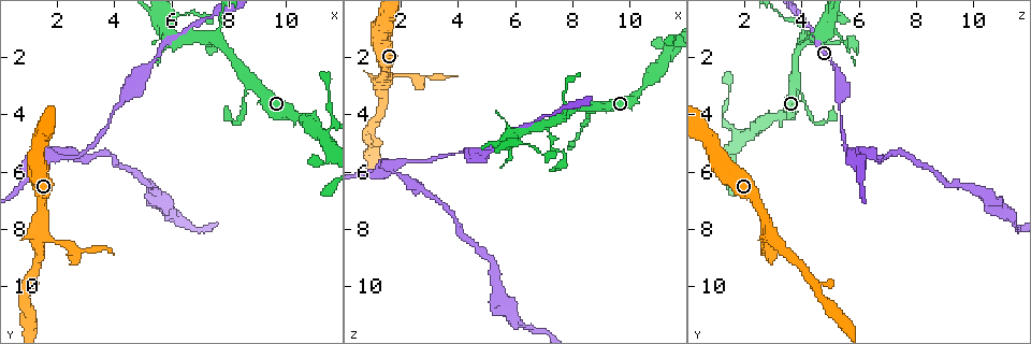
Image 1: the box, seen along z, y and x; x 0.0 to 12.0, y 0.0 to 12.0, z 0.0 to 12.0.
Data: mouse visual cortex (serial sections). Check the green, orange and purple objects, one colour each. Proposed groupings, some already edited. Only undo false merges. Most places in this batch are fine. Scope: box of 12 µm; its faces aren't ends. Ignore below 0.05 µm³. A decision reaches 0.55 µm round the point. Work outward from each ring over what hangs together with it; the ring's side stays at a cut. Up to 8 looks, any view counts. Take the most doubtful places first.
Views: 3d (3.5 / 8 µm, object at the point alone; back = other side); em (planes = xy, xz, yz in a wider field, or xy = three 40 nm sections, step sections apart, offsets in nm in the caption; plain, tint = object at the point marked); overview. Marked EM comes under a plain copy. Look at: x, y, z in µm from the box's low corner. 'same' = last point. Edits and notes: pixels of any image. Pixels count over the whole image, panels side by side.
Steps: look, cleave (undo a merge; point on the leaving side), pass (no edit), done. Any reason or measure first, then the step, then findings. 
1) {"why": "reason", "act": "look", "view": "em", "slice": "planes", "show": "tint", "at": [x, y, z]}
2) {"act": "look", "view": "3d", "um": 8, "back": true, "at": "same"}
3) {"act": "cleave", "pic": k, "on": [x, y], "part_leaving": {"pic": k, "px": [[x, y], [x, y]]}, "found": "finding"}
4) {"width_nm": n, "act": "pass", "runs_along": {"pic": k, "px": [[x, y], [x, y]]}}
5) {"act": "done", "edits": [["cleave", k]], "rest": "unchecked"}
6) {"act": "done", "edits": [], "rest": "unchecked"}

{"why": "branch point", "act": "look", "view": "3d", "um": 8, "at": [8.8, 2.9, 3.7]}

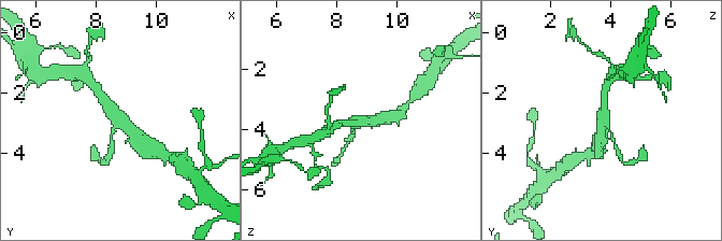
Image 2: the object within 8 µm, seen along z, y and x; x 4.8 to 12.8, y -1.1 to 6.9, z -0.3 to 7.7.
{"act": "look", "view": "3d", "um": 3.5, "at": [8.9, 3.0, 3.7]}

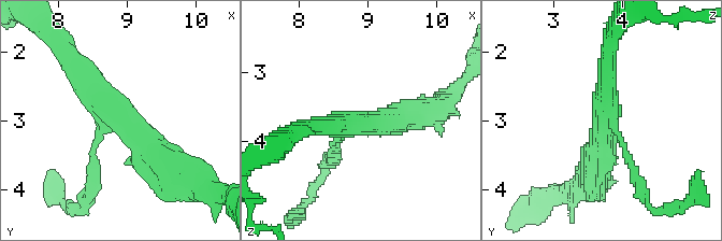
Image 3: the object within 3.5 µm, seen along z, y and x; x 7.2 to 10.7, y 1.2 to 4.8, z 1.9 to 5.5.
{"arms": 3, "act": "pass", "runs_along": {"pic": 3, "px": [[170, 162], [94, 90], [71, 54]]}, "found": "all the same cell"}

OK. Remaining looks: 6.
{"why": "looks like a crossing", "act": "look", "view": "3d", "um": 8, "back": true, "at": [7.2, 1.3, 4.3]}

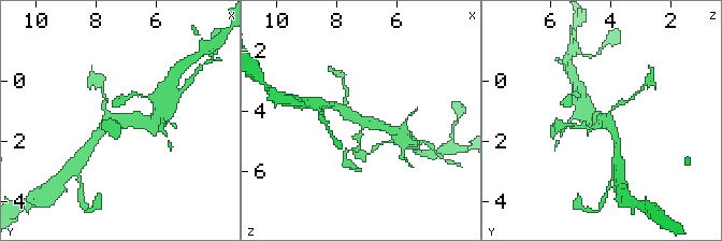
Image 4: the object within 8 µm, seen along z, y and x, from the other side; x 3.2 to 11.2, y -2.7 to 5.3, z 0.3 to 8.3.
{"act": "look", "view": "3d", "um": 3.5, "back": true, "at": [7.3, 1.3, 4.4]}

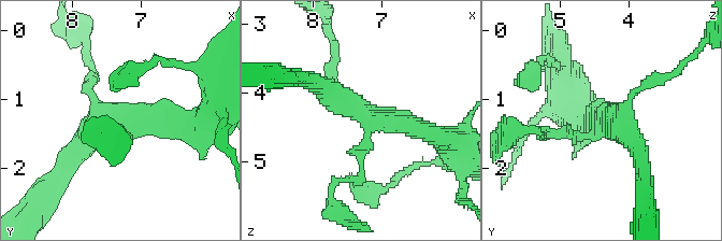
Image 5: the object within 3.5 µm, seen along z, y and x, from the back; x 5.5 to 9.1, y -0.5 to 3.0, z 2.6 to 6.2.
{"arms": 4, "arm_widths_nm": [150, 200, 300, 300], "why": "shape alone is not enough", "act": "look", "view": "em", "slice": "xy", "step": 5, "show": "tint", "at": [7.25, 1.30, 4.35]}

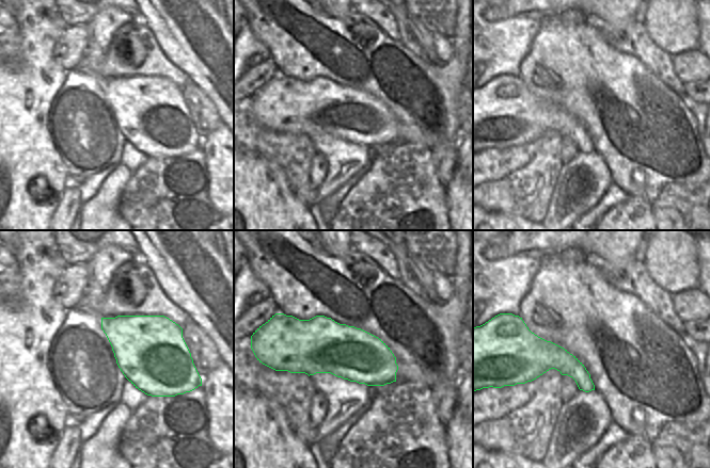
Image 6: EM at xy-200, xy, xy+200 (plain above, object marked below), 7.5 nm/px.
{"act": "pass", "runs_along": {"pic": 6, "px": [[529, 335], [592, 387]]}, "found": "one cell here"}

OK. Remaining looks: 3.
{"act": "look", "view": "3d", "um": 3.5, "at": [1.6, 5.5, 5.7]}

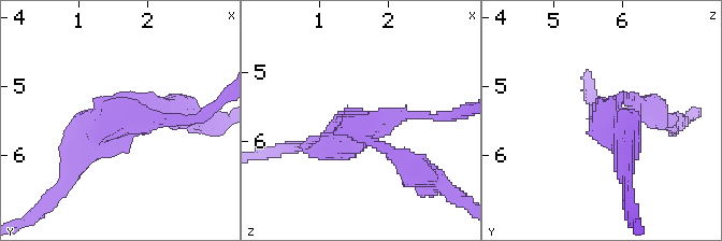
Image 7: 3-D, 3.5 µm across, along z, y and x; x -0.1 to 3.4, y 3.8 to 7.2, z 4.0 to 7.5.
{"arms": 3, "arm_widths_nm": [150, 250, 450], "why": "need the tissue", "act": "look", "view": "em", "slice": "xy", "step": 3, "show": "tint", "at": [1.70, 5.40, 5.80]}

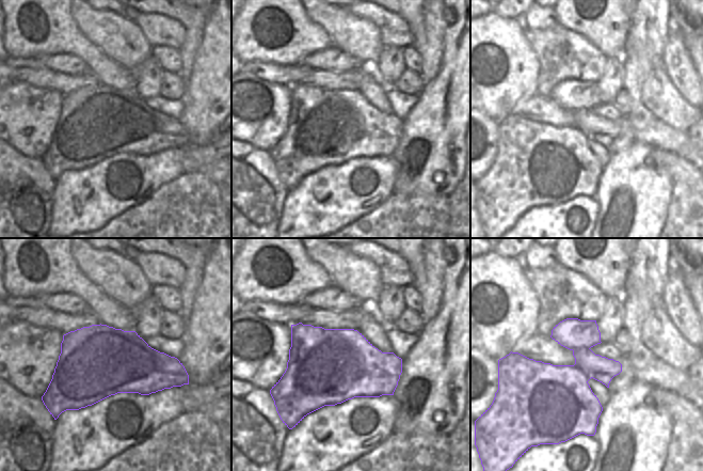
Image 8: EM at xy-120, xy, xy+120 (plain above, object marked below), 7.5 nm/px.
{"act": "cleave", "pic": 7, "on": [164, 108], "part_leaving": {"pic": 7, "px": [[361, 133], [444, 186]]}, "found": "a second cell is stuck on"}

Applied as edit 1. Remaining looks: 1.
{"act": "done", "edits": [["cleave", 7]], "rest": "unchecked"}

